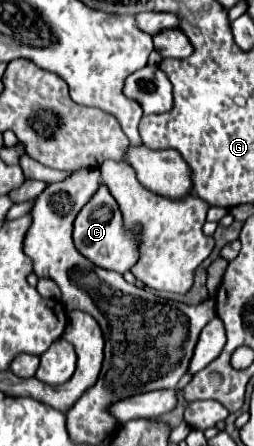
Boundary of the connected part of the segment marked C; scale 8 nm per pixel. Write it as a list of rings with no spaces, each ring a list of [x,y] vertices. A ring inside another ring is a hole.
[[[100,185],[100,189],[94,193],[94,197],[78,213],[78,217],[74,221],[74,245],[94,265],[100,265],[102,269],[116,271],[120,275],[136,265],[136,261],[138,261],[138,233],[132,235],[132,233],[124,231],[120,209],[106,185]]]

